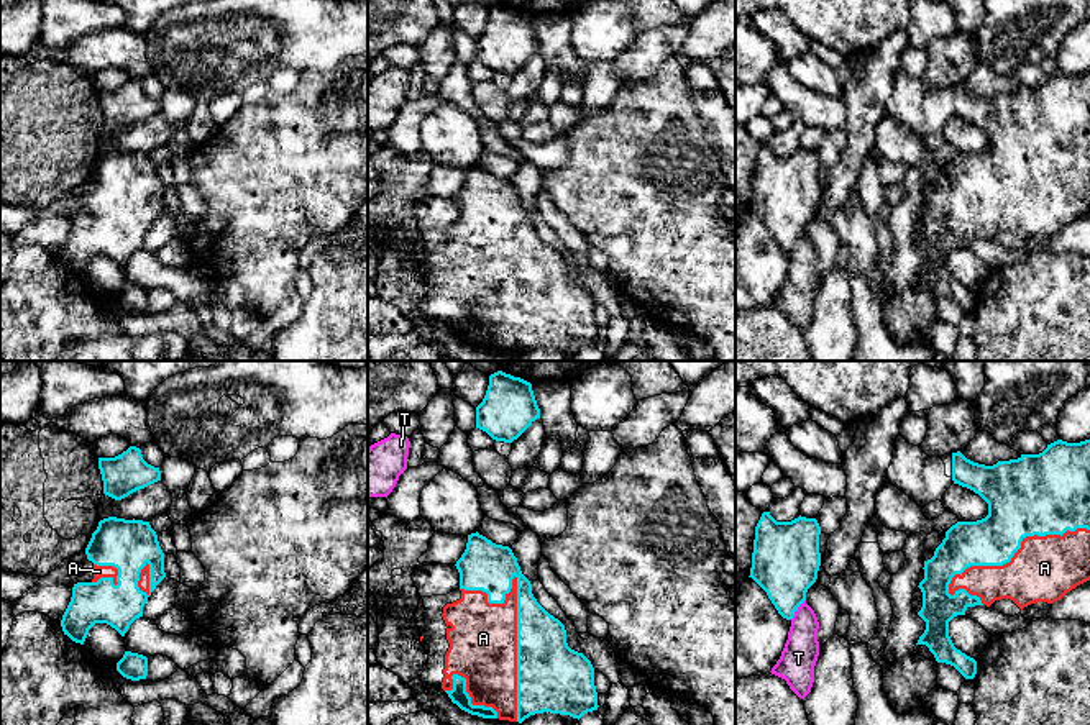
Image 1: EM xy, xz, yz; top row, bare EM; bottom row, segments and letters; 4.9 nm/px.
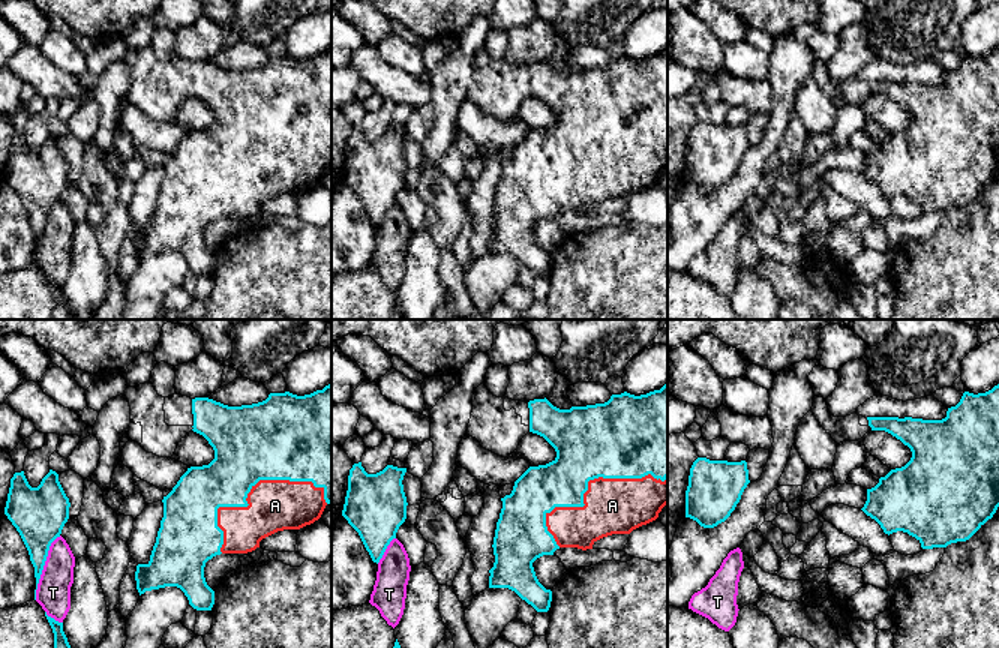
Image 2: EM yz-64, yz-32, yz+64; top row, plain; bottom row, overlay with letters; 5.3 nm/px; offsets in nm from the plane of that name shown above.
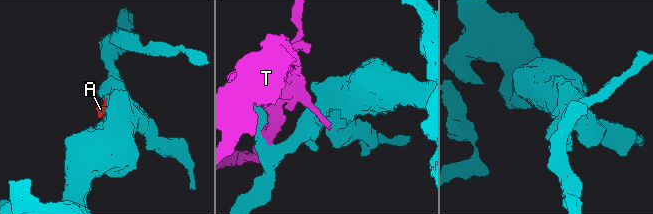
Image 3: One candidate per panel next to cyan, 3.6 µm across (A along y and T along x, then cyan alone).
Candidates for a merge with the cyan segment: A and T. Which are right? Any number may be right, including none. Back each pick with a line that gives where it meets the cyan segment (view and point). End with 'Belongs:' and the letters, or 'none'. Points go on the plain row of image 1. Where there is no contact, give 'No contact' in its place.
A: Touches cyan at xz (517, 281)
Belongs: A

